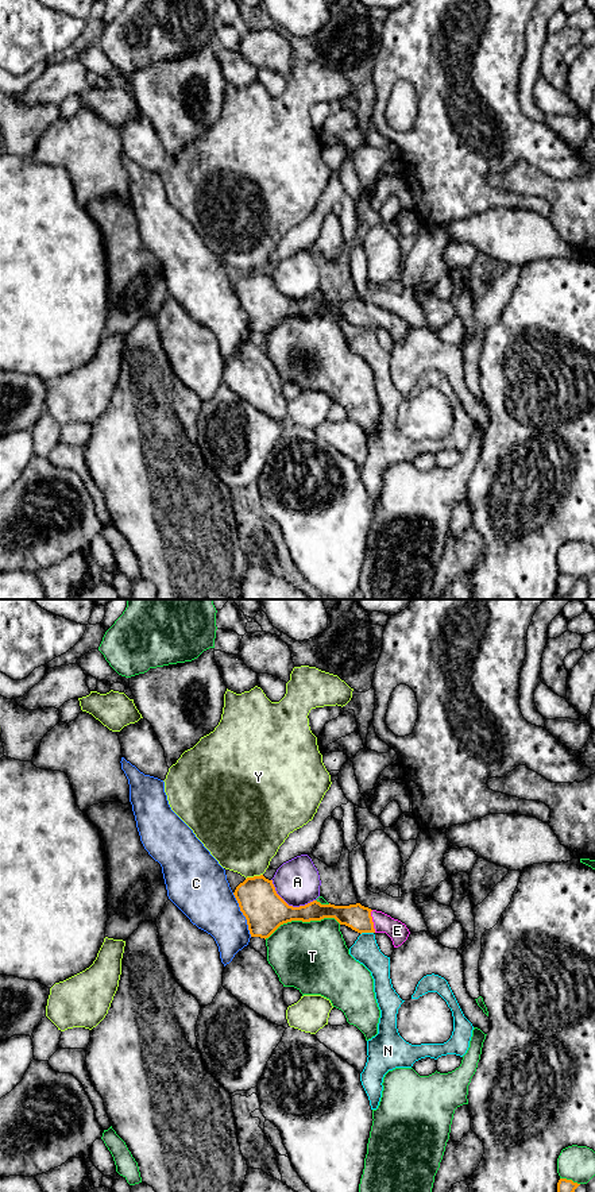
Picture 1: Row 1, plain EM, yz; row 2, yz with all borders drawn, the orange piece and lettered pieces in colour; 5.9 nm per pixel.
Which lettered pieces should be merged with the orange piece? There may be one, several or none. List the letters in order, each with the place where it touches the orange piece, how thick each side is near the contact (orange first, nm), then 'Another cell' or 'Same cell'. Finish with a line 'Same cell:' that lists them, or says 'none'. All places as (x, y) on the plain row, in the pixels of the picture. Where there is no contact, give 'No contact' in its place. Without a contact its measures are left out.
A: Touches orange at yz (288, 300). Thickness 240 nm (orange) against 280 nm. Another cell
C: Touches orange at yz (243, 309). Thickness 240 nm (orange) against 320 nm. Another cell
E: Touches orange at yz (371, 316). Thickness 150 nm (orange) against 120 nm. Same cell
N: Touches orange at yz (366, 327). Thickness 150 nm (orange) against 160 nm. Another cell
T: Touches orange at yz (302, 316). Thickness 240 nm (orange) against 420 nm. Another cell
Y: Touches orange at yz (254, 272). Thickness 240 nm (orange) against 420 nm. Another cell
Same cell: E

